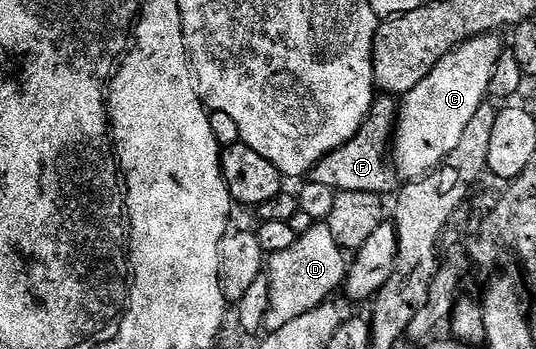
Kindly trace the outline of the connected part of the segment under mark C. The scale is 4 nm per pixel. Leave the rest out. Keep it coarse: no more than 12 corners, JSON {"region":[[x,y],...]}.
{"region":[[495,32],[456,46],[402,95],[400,179],[424,178],[488,101],[505,49]]}

